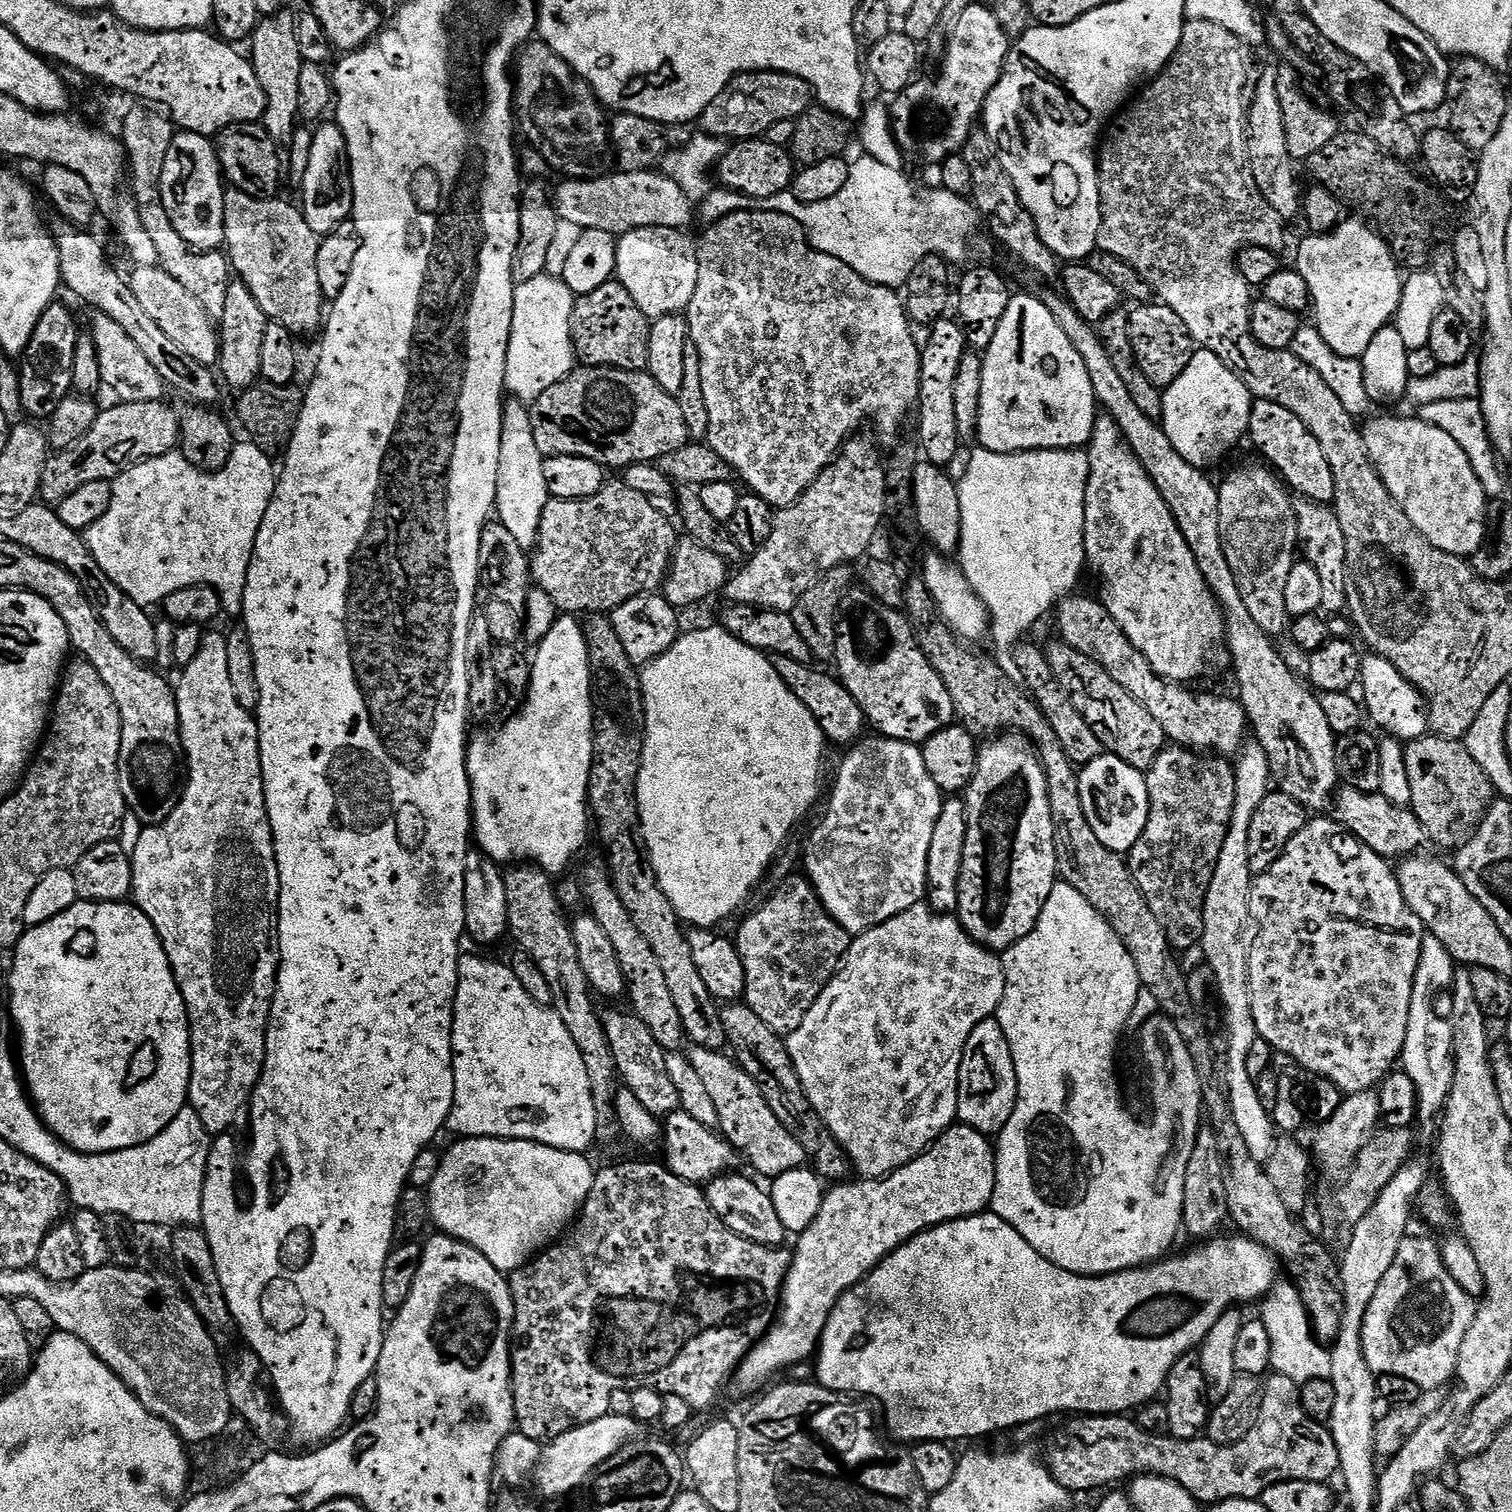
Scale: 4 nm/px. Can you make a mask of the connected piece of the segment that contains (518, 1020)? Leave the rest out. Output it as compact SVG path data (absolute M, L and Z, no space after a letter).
M461 955L458 960L456 991L450 1009L450 1107L446 1128L460 1138L481 1136L499 1140L529 1140L535 1144L562 1150L587 1153L596 1140L596 1111L592 1085L582 1062L582 1054L573 1040L555 1040L540 1019L545 1009L533 1003L507 964Z

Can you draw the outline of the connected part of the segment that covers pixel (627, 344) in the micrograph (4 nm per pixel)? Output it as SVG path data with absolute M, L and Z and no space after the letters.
M609 282L603 288L579 297L572 305L570 313L570 344L576 347L576 356L585 368L605 370L628 370L641 363L648 344L650 324L646 317L634 306L630 294L619 282Z

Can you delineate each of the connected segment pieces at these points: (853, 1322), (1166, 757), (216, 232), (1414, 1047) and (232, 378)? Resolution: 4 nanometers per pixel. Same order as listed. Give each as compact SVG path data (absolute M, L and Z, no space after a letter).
M987 1215L968 1216L964 1220L952 1220L949 1224L938 1224L927 1232L919 1232L901 1248L894 1249L873 1272L858 1281L833 1305L824 1323L824 1331L820 1333L814 1380L816 1376L817 1382L828 1392L853 1392L856 1396L869 1396L877 1400L881 1410L888 1412L889 1430L896 1436L905 1436L911 1442L976 1440L979 1436L992 1436L995 1432L1004 1432L1019 1424L1032 1424L1055 1412L1085 1416L1127 1413L1127 1408L1144 1404L1156 1395L1161 1395L1164 1379L1174 1362L1204 1343L1210 1330L1227 1313L1224 1311L1231 1304L1259 1301L1268 1296L1277 1283L1278 1264L1272 1253L1245 1235L1233 1235L1225 1240L1208 1240L1198 1245L1193 1252L1184 1252L1181 1256L1169 1255L1139 1268L1132 1268L1129 1272L1115 1272L1109 1276L1075 1276L1054 1267L1049 1260L1043 1260L1028 1245L1026 1238L1018 1234L1018 1230L1005 1224L997 1226Z
M1168 746L1161 751L1146 772L1148 821L1144 833L1126 856L1133 883L1143 894L1158 922L1162 922L1169 945L1177 953L1195 944L1197 947L1204 935L1204 895L1207 894L1212 869L1222 850L1222 842L1226 842L1236 793L1235 771L1231 767L1216 769L1204 760L1207 759L1197 758L1189 749L1179 746Z
M177 131L169 142L160 174L160 204L166 210L178 238L187 244L189 249L201 253L221 247L220 227L224 222L226 203L225 185L221 177L207 176L196 161L196 148L202 147L203 144L206 144L205 137L193 132Z
M1428 940L1421 945L1419 964L1412 981L1406 1040L1400 1059L1401 1069L1417 1088L1417 1117L1421 1123L1433 1123L1443 1111L1455 1076L1453 1025L1447 1019L1436 1015L1434 1006L1431 1006L1440 990L1449 989L1453 985L1455 971L1455 961L1440 943Z
M239 278L233 279L226 290L225 306L222 307L222 312L218 317L220 338L218 376L225 389L243 390L257 383L260 375L260 355L266 339L264 331L267 328L270 328L270 321L264 315L264 311L254 302L247 286Z

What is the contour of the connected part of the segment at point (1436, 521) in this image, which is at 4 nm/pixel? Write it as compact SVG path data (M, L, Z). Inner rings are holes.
M1400 416L1374 419L1367 421L1368 429L1365 432L1363 429L1362 439L1366 455L1396 507L1417 534L1439 552L1471 558L1486 544L1483 516L1486 500L1480 488L1473 486L1468 496L1464 493L1464 484L1456 473L1457 461L1450 461L1442 435L1434 427L1426 428Z

